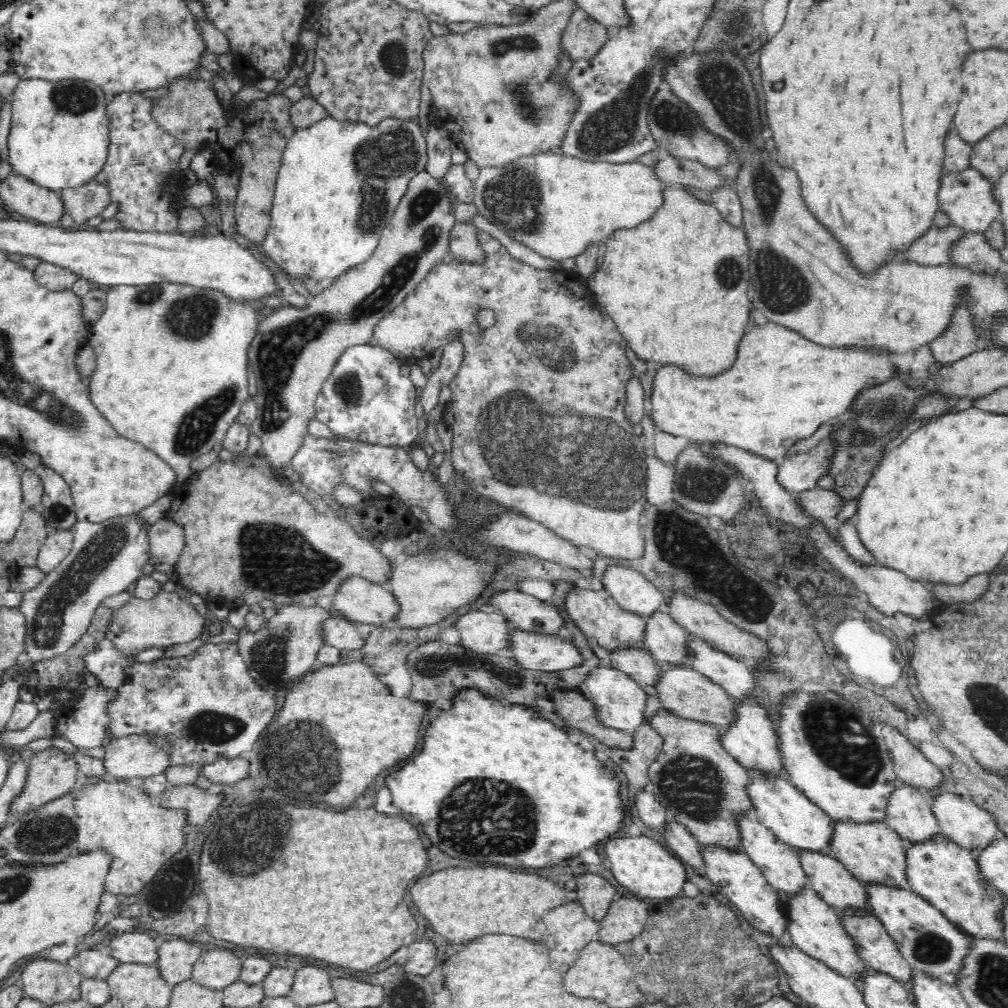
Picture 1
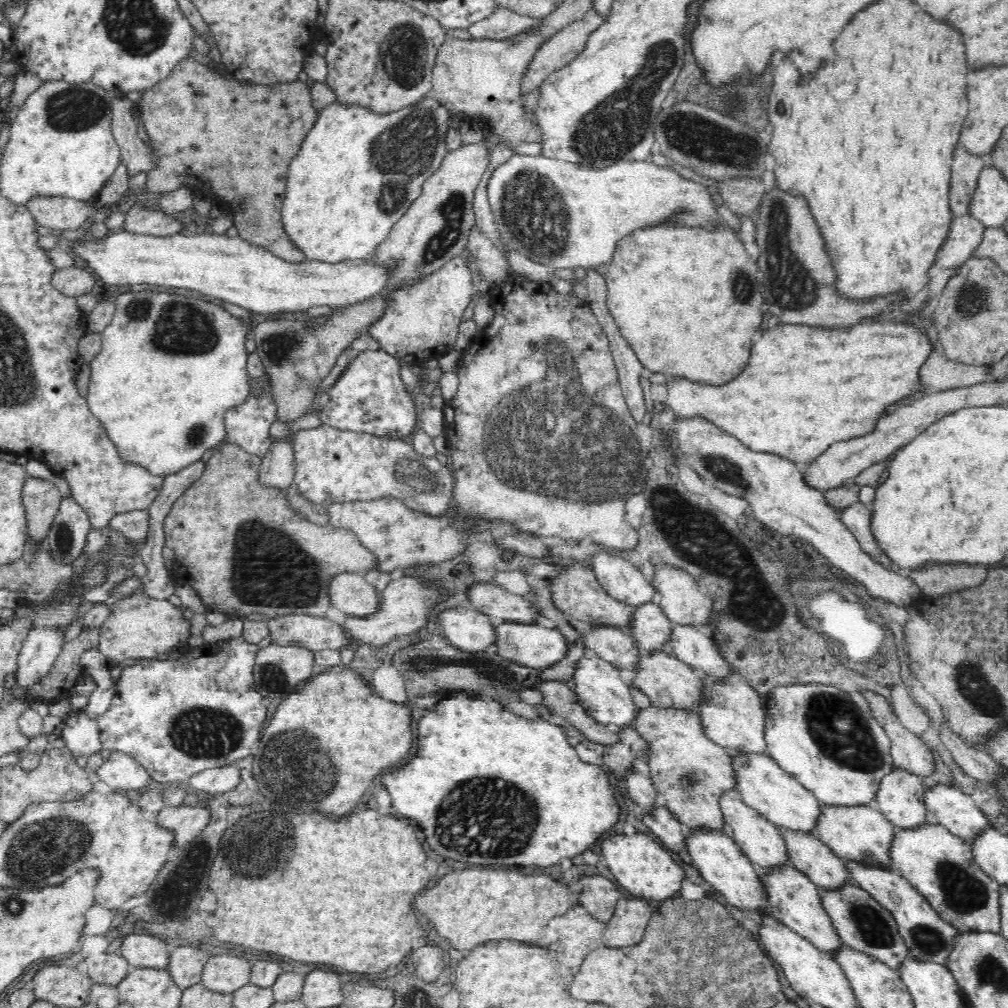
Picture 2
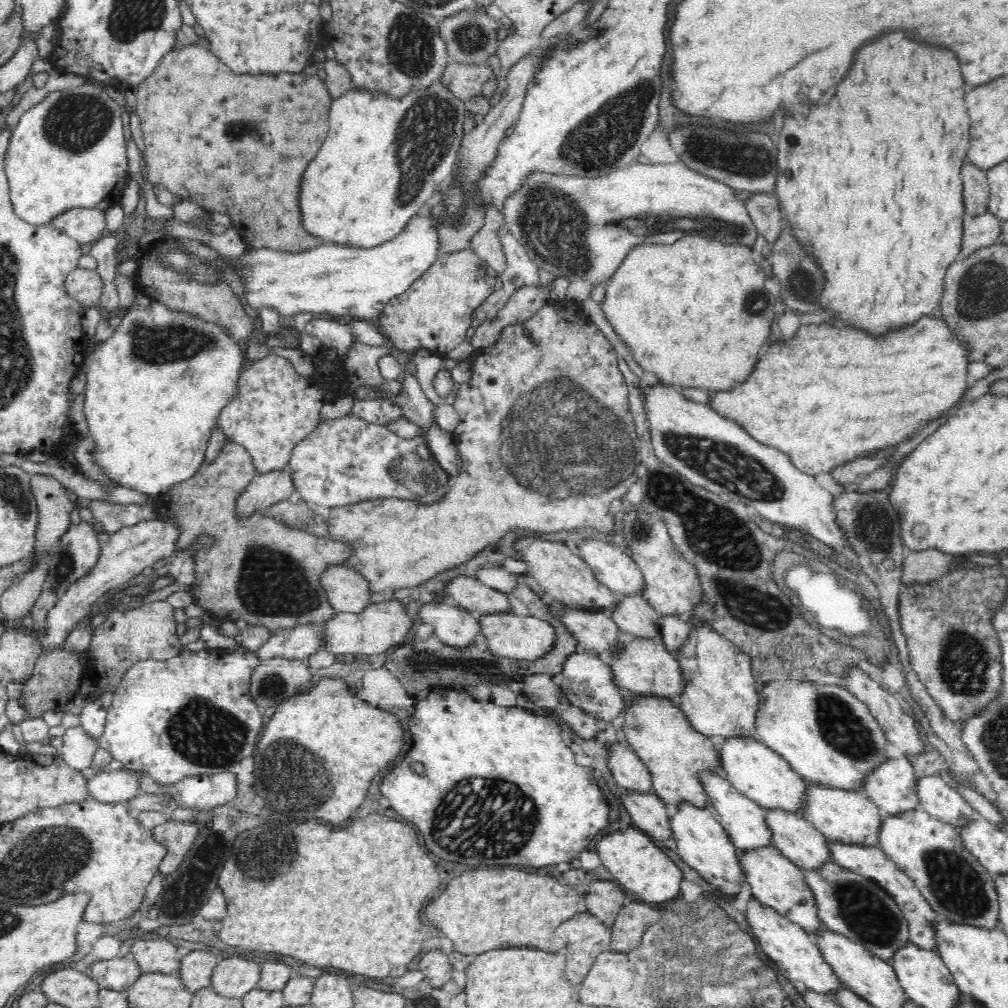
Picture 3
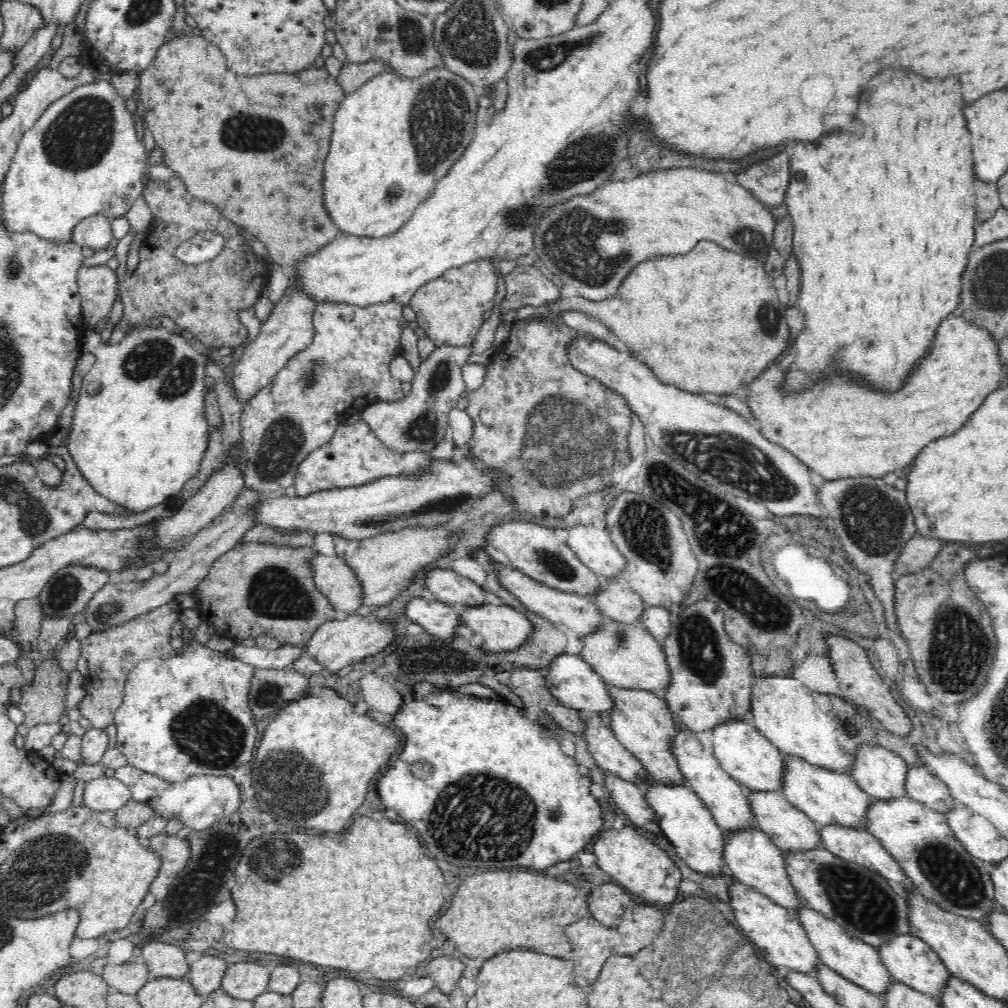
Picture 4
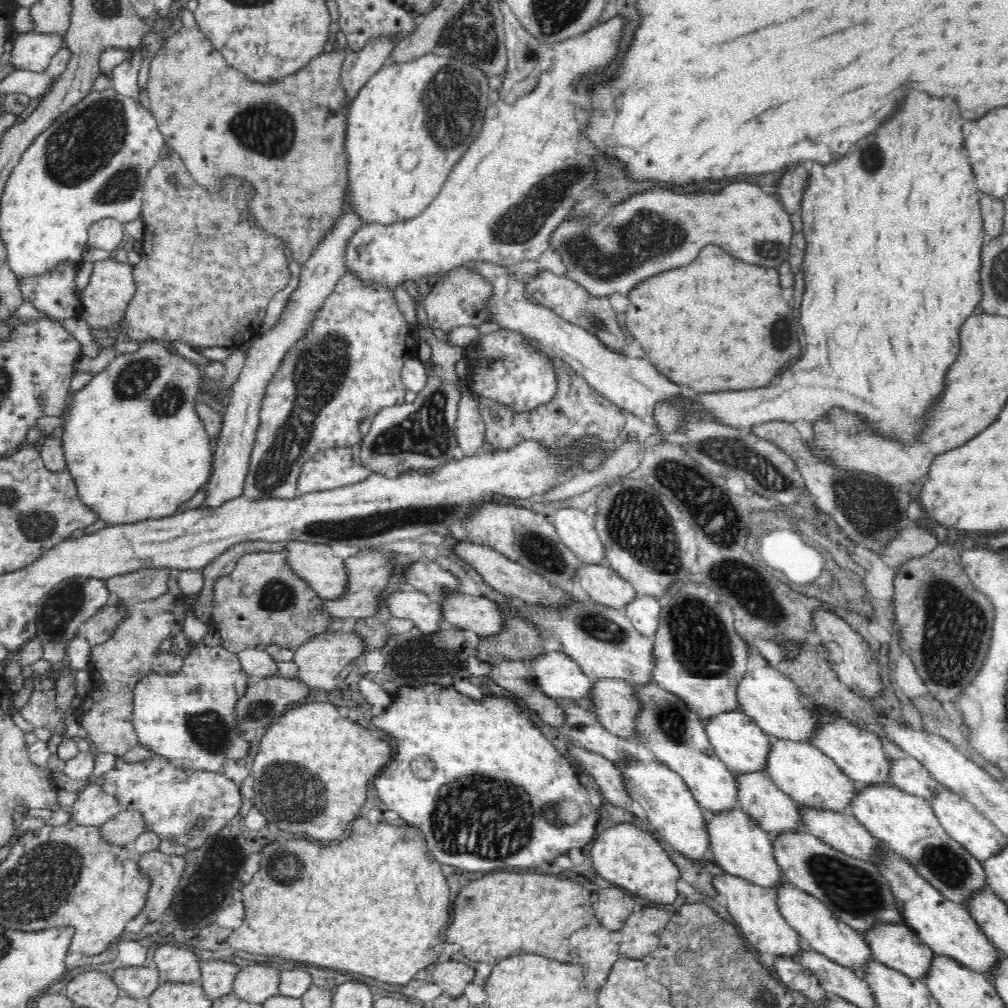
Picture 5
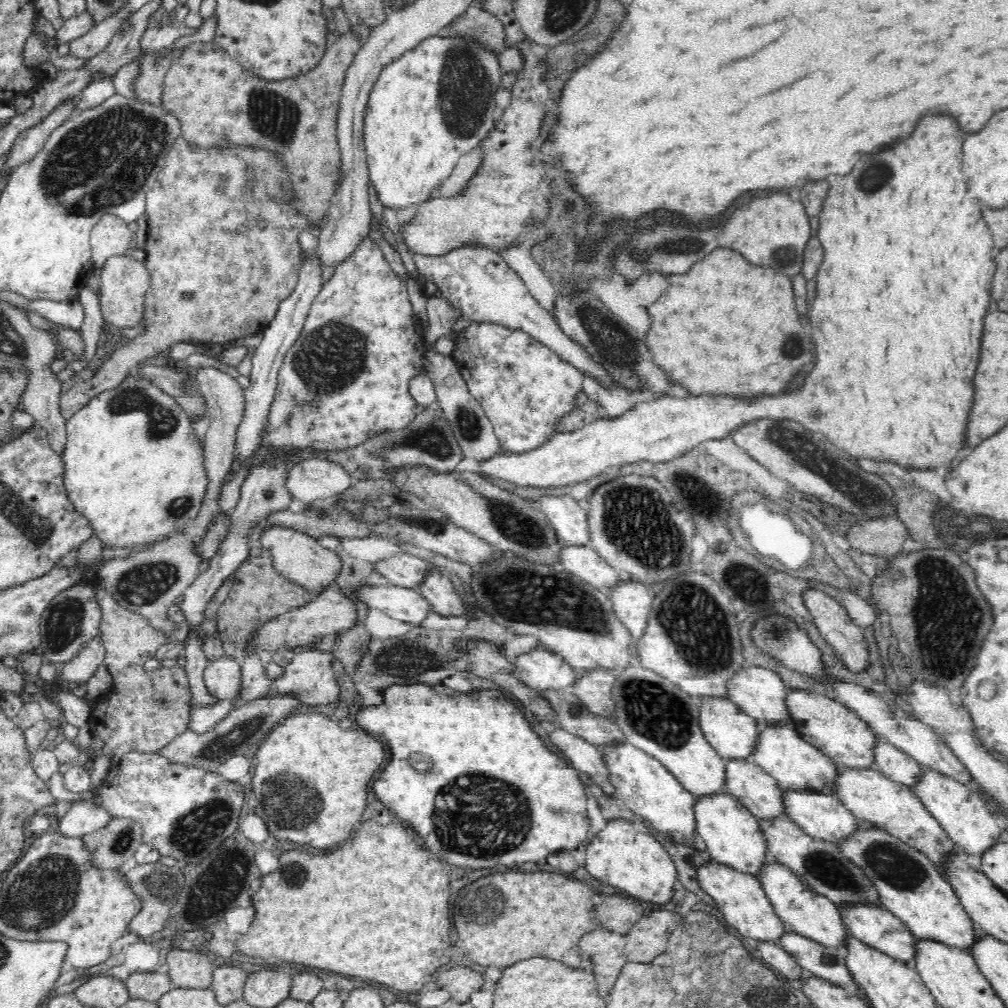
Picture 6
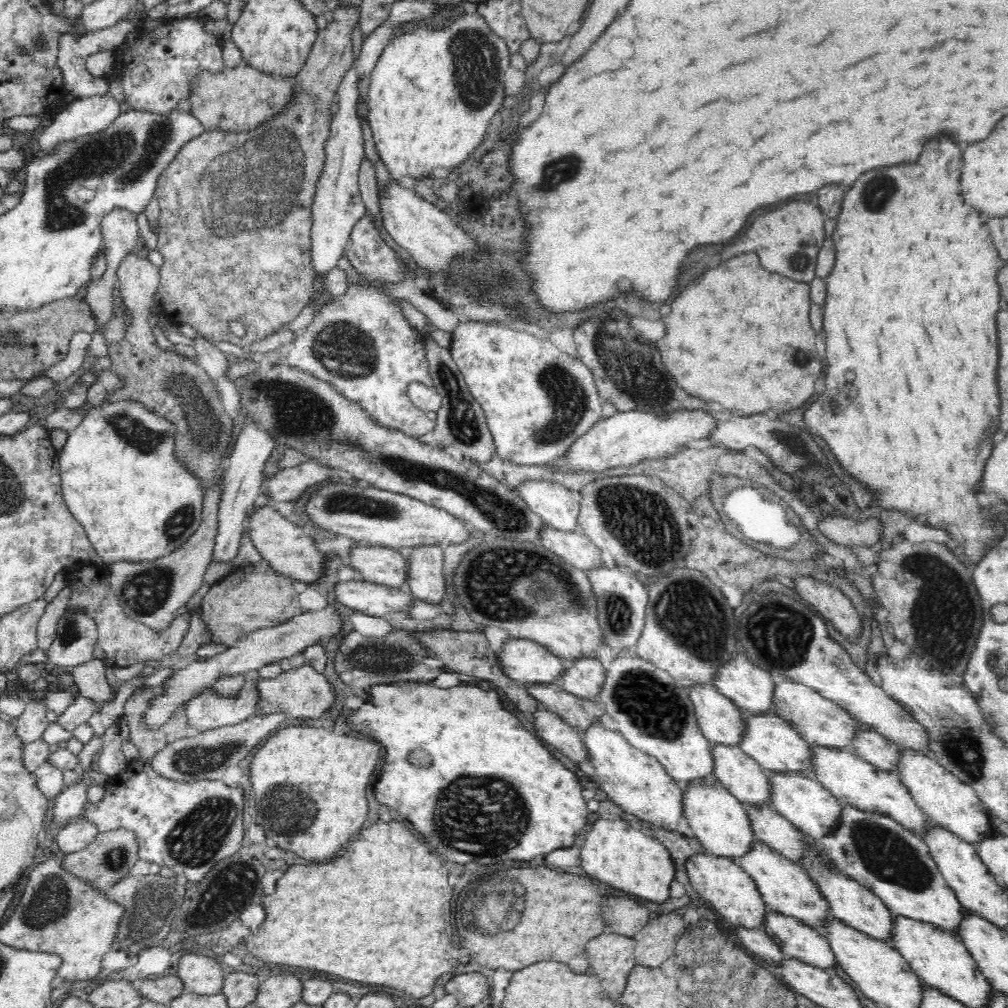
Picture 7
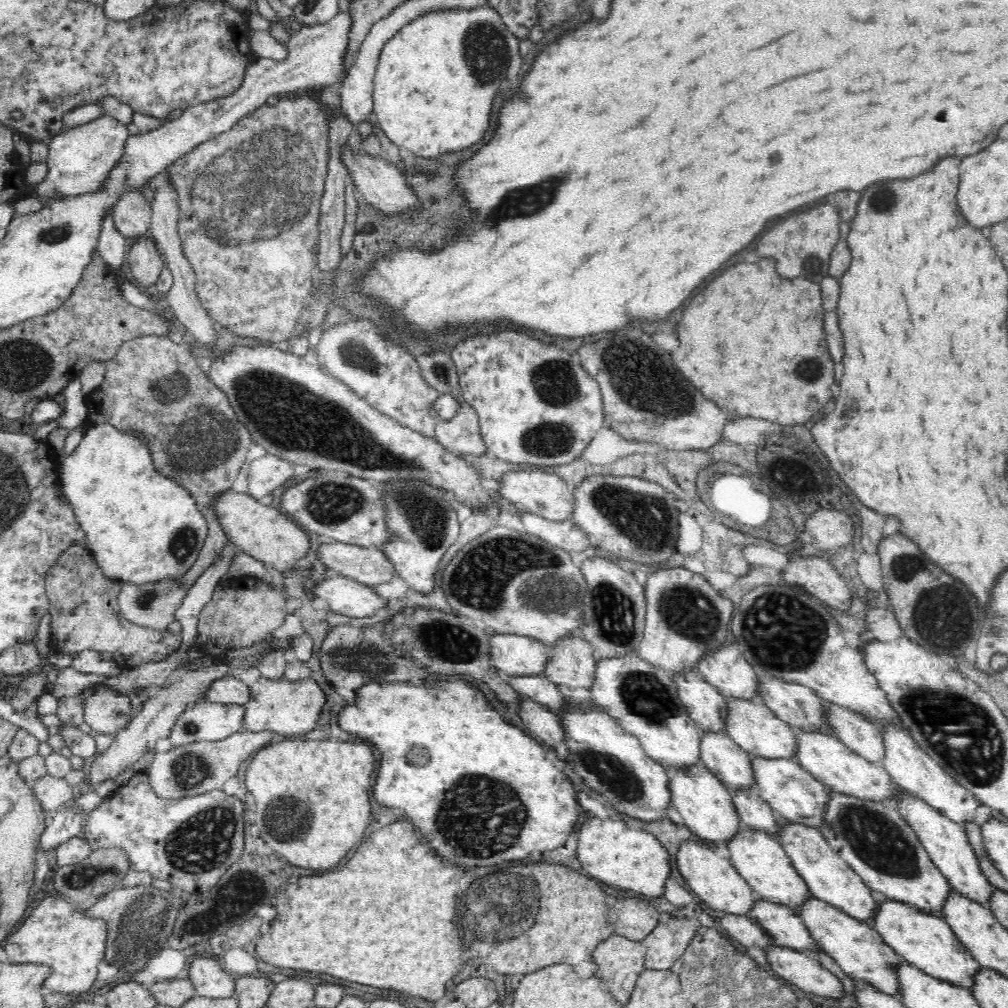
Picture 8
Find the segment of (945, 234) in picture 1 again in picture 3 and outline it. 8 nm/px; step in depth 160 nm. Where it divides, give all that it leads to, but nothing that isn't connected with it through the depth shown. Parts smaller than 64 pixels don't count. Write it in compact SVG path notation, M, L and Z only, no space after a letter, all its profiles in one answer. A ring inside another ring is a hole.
M989 213L976 216L964 215L962 218L962 244L958 259L966 259L978 250L996 244L1000 236L1001 221Z

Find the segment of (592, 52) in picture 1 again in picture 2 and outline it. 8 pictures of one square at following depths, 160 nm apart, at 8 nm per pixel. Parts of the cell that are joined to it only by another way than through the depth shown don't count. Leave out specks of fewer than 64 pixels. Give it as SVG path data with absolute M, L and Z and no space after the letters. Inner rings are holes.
M593 8L588 9L582 18L571 22L566 28L556 32L550 40L544 42L543 46L536 50L532 62L530 62L530 66L526 70L523 82L524 94L538 88L544 82L544 79L548 78L556 70L562 70L564 66L568 66L572 61L575 61L584 52L586 44L588 44L588 38L602 26L604 21L605 19L598 16Z

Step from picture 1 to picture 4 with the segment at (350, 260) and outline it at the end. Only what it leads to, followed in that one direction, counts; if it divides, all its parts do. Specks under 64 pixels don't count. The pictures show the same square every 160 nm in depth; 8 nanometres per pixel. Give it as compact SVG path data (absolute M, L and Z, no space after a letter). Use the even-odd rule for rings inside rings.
M442 65L430 70L424 76L414 79L402 78L384 71L368 80L366 84L357 88L354 92L345 93L334 114L330 149L324 163L324 170L322 170L322 182L320 182L322 184L322 206L324 206L328 219L330 219L338 232L356 237L383 238L400 230L404 223L407 223L408 219L414 214L414 210L433 193L438 180L445 177L450 166L460 160L462 153L473 139L477 124L475 120L478 111L477 99L476 86L466 82Z

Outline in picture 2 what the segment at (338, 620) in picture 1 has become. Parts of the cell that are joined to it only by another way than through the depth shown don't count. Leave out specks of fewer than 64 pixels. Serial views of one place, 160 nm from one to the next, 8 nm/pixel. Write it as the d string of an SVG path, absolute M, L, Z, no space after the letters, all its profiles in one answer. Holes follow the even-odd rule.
M287 614L270 617L267 621L269 640L277 643L296 642L312 649L341 650L355 646L350 632L326 617Z

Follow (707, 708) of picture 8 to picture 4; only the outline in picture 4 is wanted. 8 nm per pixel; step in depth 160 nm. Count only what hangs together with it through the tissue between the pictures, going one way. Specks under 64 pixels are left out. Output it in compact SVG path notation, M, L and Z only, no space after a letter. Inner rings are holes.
M751 721L730 722L718 726L713 732L713 752L718 764L740 786L752 793L783 793L784 755L765 737Z

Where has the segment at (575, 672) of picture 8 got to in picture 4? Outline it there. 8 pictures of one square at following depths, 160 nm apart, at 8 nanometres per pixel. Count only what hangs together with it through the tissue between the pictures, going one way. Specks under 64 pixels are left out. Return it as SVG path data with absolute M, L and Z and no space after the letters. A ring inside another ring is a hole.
M609 687L609 692L614 699L614 708L610 714L611 731L644 765L649 772L649 781L668 786L685 786L687 782L684 773L680 771L678 759L672 751L672 742L683 726L674 719L668 701L646 690Z

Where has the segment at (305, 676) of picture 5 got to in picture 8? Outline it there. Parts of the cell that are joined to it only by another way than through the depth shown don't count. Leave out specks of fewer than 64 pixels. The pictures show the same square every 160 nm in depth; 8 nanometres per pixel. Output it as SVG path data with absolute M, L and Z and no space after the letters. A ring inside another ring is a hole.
M260 677L257 682L250 684L249 690L250 698L248 703L244 704L244 729L252 731L272 730L281 736L300 737L318 728L317 722L320 721L319 714L326 702L326 694L318 686L318 682L312 680L312 677L300 678L300 680L286 680L285 677L269 680Z

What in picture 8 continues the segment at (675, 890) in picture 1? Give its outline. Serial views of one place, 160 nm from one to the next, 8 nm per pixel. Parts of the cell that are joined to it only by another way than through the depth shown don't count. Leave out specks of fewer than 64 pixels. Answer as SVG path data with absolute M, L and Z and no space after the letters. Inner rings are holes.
M592 816L584 822L578 836L577 859L583 866L583 872L586 870L594 879L650 898L664 895L666 880L670 878L672 870L668 851L656 836L642 829L632 830L618 818L601 819Z

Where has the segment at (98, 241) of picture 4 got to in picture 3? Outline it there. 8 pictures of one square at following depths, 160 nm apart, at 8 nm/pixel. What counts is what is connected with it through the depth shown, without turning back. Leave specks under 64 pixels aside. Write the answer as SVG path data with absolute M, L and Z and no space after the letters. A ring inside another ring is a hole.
M68 208L54 216L49 224L67 234L84 248L92 246L107 234L105 211L98 208Z

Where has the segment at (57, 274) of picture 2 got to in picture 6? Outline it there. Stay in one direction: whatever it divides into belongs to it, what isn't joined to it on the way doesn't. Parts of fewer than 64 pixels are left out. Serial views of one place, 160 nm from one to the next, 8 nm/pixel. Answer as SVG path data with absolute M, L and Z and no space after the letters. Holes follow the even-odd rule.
M129 254L114 255L101 265L100 288L98 288L98 306L105 323L112 324L120 330L136 327L144 314L144 293L150 286L150 275L145 264Z

